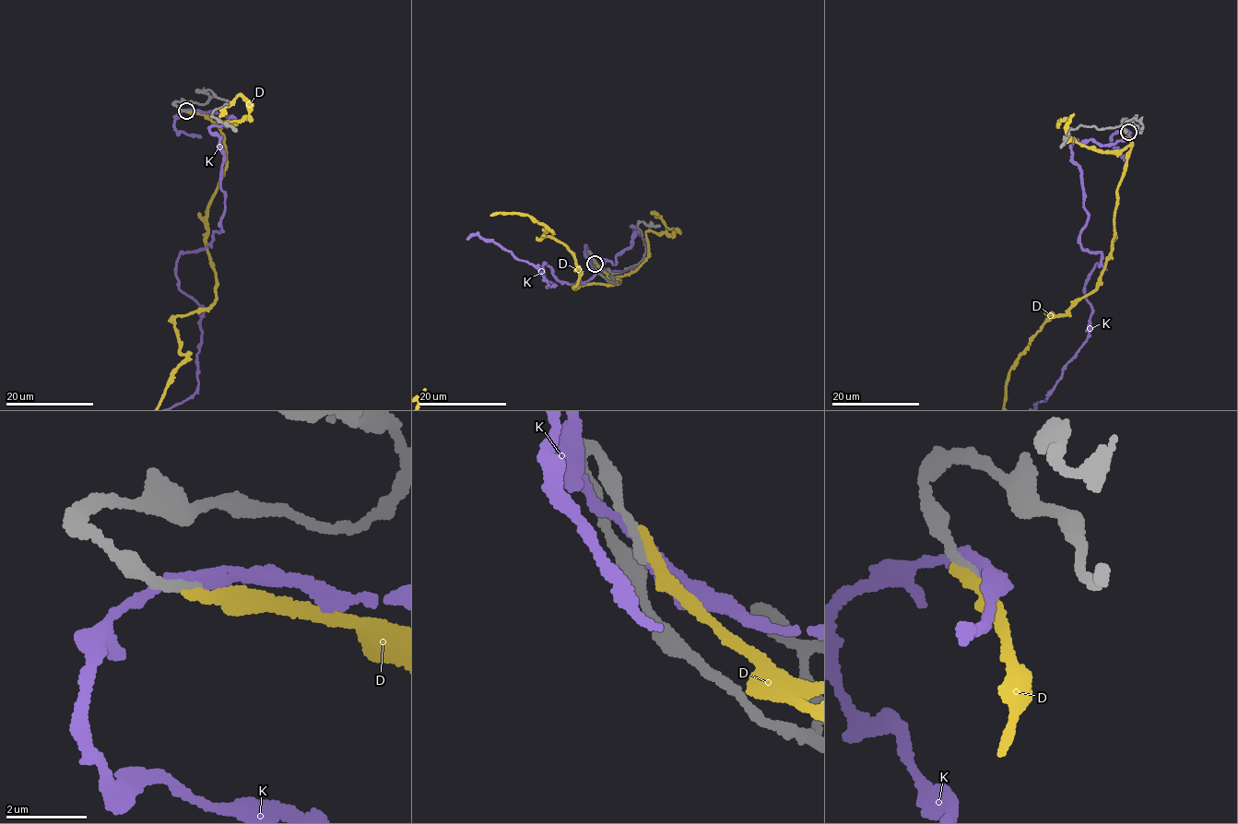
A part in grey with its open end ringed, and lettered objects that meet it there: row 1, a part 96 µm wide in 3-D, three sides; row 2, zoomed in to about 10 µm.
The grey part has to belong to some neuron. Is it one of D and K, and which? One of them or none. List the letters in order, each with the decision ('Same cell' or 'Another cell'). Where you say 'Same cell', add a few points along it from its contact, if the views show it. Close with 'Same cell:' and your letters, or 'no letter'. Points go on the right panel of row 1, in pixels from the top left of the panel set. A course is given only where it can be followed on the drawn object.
D: Another cell
K: Another cell
Same cell: no letter

